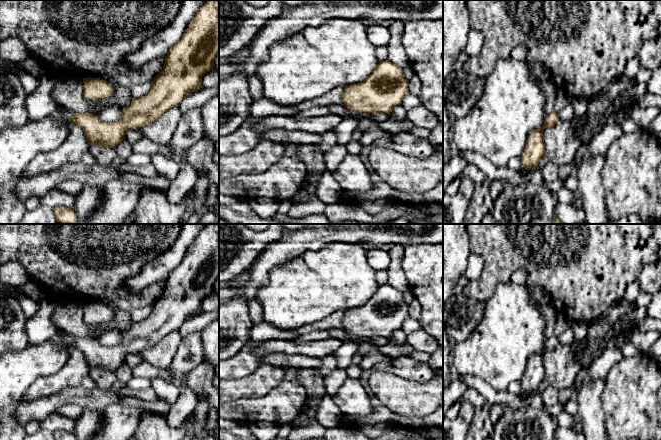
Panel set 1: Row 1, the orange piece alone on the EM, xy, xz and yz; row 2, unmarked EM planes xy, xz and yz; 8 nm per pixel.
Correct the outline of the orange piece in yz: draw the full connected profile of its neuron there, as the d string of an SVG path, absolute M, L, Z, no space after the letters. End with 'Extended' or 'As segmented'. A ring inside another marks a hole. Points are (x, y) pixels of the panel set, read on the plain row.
M558 337L547 338L541 353L534 353L529 357L528 367L521 379L521 389L523 392L533 394L538 390L540 384L546 377L543 356L548 351L553 351L560 344Z. As segmented

